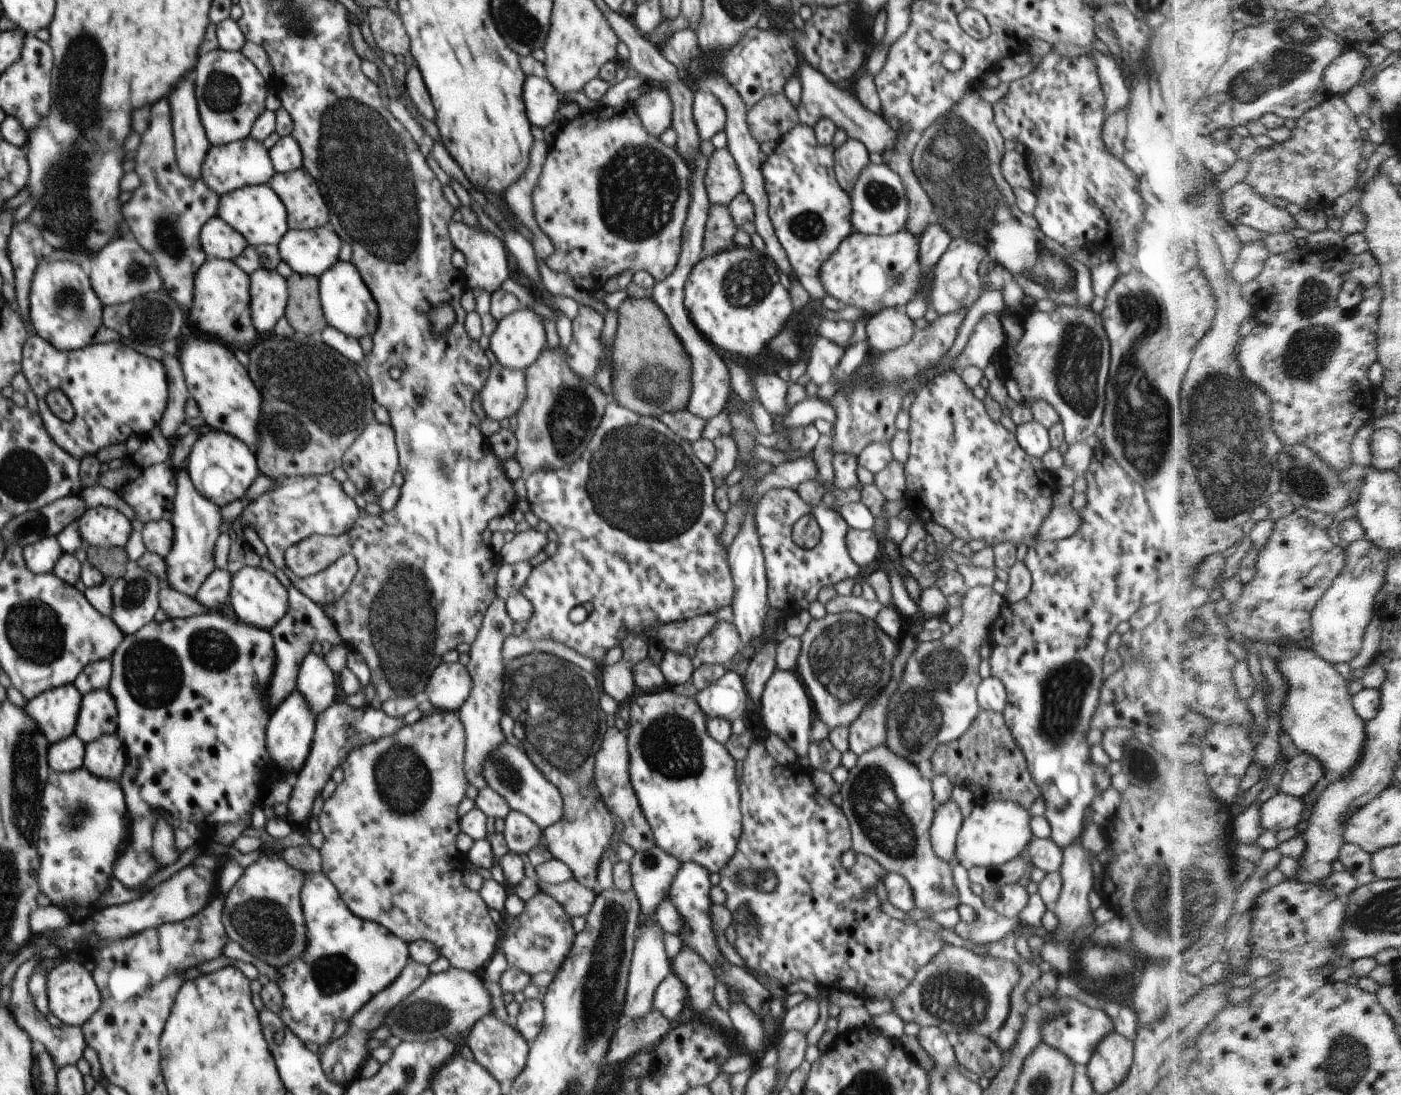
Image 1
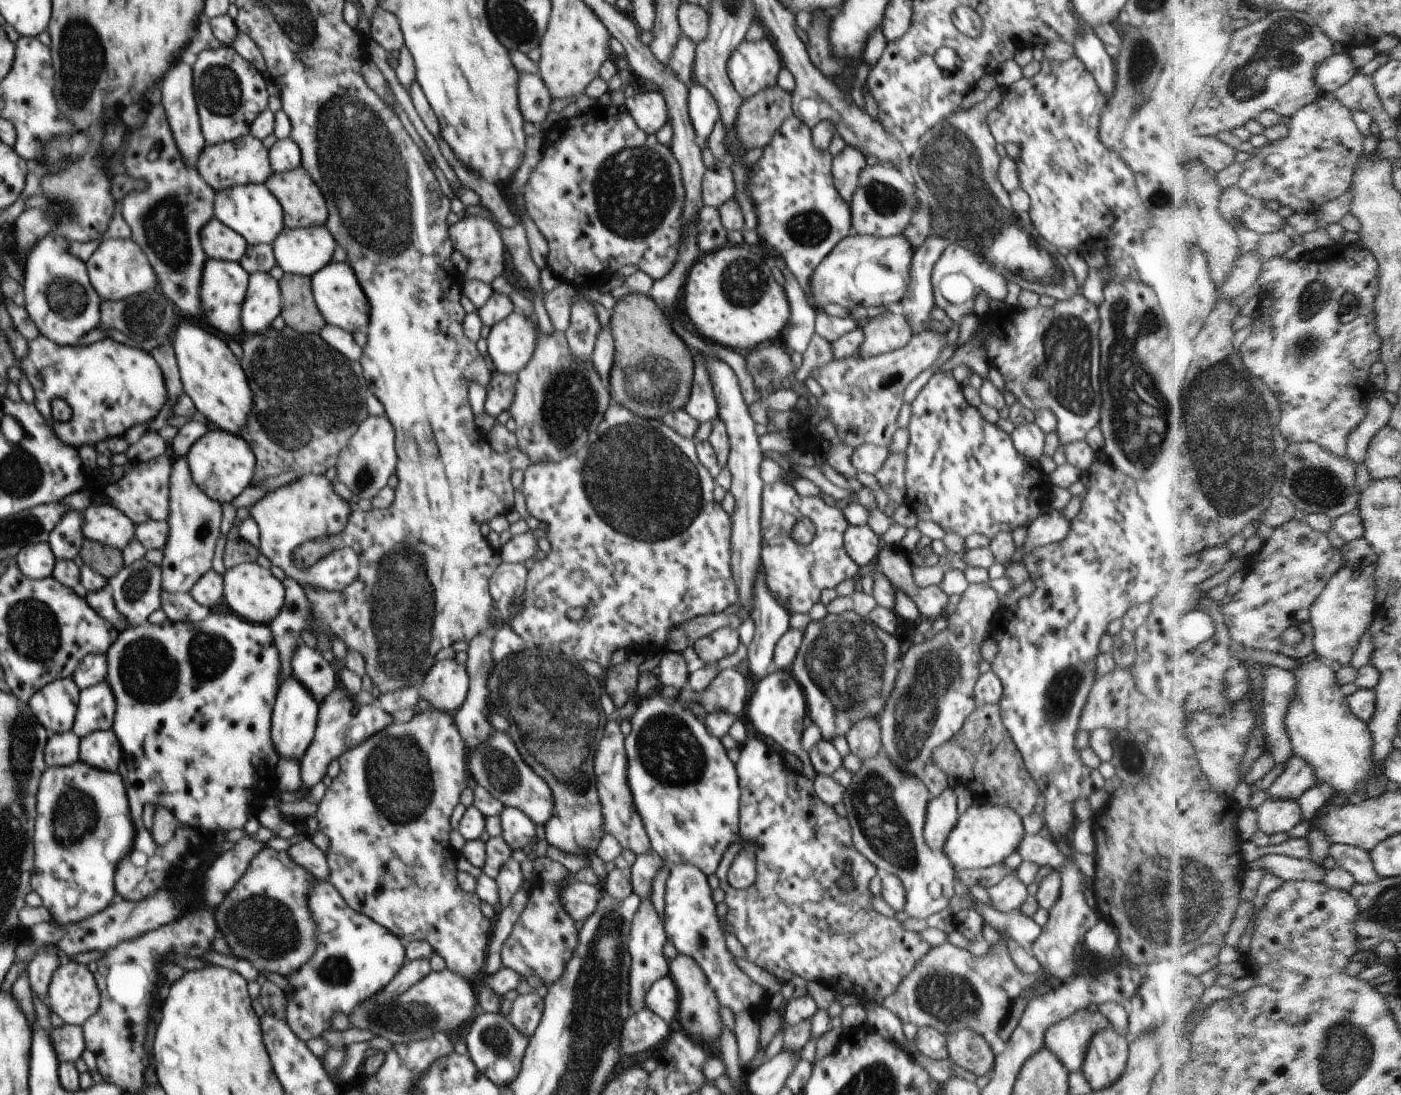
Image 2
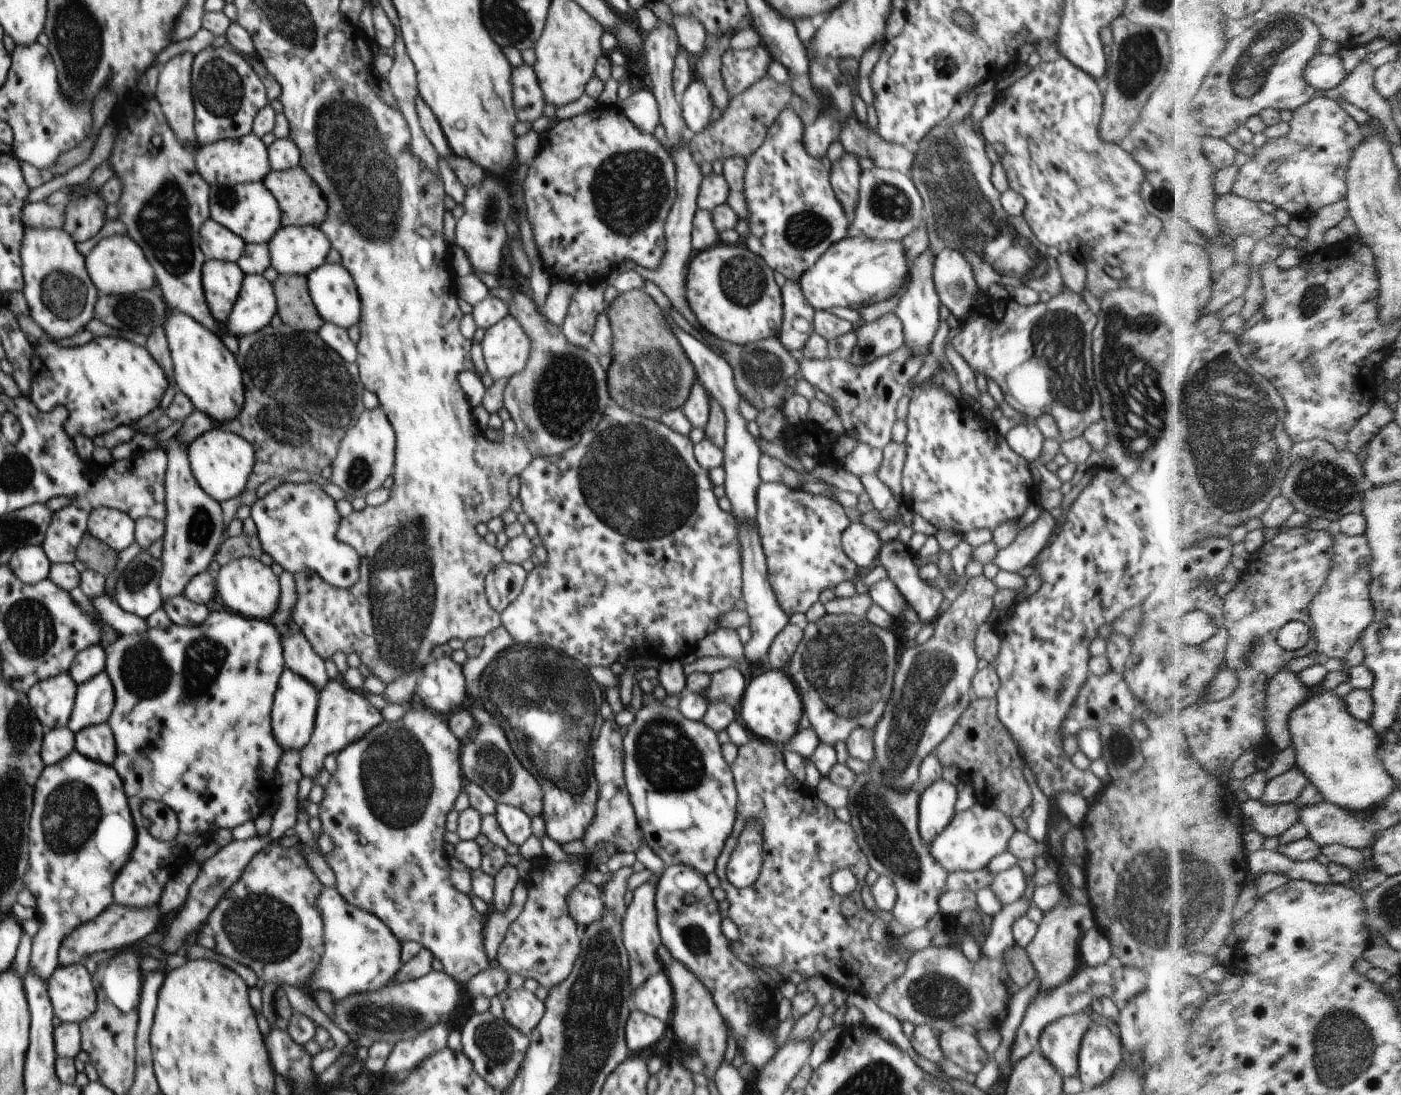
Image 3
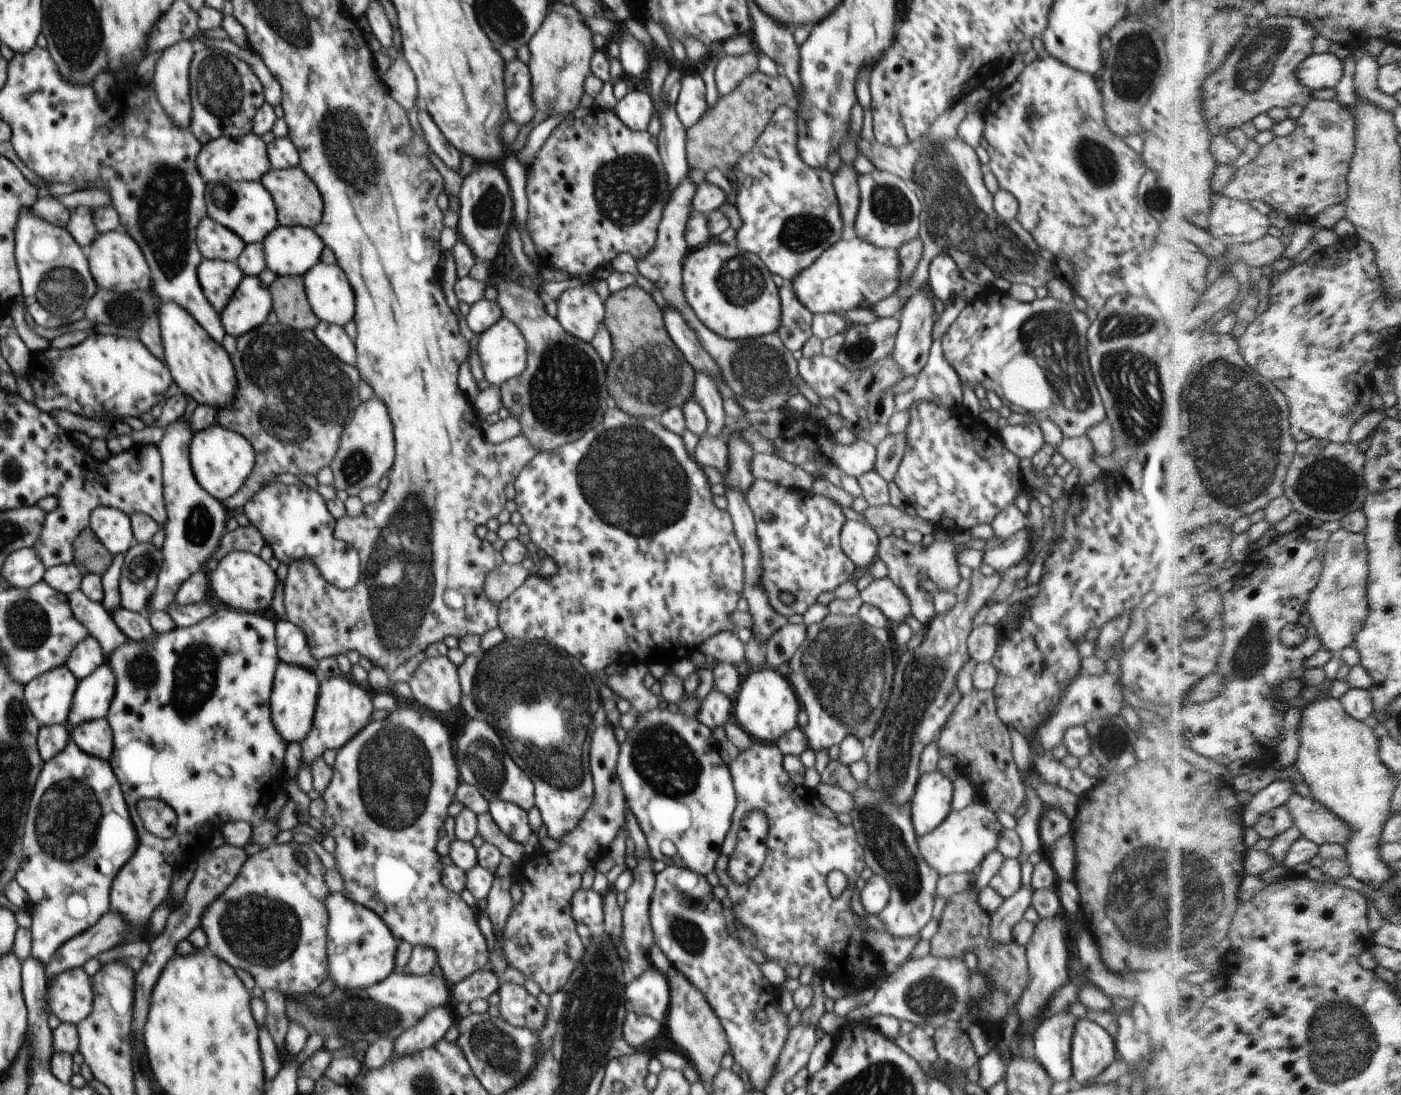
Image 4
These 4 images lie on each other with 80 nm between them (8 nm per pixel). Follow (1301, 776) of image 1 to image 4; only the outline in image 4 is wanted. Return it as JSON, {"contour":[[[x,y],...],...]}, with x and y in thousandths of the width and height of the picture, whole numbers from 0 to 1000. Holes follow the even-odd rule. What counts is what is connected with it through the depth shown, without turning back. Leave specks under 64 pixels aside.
{"contour":[[[914,710],[905,720],[896,725],[894,731],[889,736],[889,754],[894,755],[900,748],[901,744],[909,741],[912,737],[919,735],[926,725],[925,716],[920,711]]]}

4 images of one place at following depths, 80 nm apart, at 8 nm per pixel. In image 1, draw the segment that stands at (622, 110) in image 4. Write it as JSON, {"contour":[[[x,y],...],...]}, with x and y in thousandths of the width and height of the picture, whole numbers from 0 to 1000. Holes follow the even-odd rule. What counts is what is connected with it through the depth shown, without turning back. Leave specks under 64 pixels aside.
{"contour":[[[473,79],[458,87],[451,93],[460,117],[468,125],[479,117],[480,93],[478,85]]]}

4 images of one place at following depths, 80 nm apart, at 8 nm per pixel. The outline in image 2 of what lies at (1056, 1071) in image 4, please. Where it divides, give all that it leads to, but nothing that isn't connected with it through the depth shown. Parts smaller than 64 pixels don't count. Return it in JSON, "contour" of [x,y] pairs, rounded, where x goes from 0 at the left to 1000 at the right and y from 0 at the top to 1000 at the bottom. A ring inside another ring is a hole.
{"contour":[[[767,922],[746,941],[746,955],[763,979],[771,978],[779,947],[792,937],[792,932],[785,923]]]}

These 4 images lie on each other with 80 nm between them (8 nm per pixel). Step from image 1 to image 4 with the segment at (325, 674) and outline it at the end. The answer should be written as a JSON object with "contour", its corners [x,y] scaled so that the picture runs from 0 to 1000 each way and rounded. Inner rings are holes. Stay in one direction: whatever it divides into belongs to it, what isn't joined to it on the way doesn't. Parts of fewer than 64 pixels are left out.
{"contour":[[[199,565],[196,568],[196,576],[198,589],[198,599],[201,605],[211,607],[216,611],[221,611],[226,616],[229,616],[227,604],[222,596],[219,583],[215,574],[209,571],[207,567]]]}

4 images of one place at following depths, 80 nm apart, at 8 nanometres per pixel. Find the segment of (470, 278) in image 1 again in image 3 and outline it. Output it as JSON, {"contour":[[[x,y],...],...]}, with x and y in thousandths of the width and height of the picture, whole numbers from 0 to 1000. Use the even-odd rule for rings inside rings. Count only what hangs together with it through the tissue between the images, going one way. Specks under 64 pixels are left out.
{"contour":[[[348,160],[346,165],[342,171],[333,172],[333,181],[330,187],[333,191],[331,196],[326,201],[325,208],[325,223],[327,224],[334,234],[336,239],[338,248],[340,251],[343,250],[355,250],[357,247],[357,239],[358,239],[358,228],[363,217],[360,209],[360,202],[364,194],[364,187],[365,185],[366,176],[361,174],[360,170],[356,166],[355,163],[351,163]]]}

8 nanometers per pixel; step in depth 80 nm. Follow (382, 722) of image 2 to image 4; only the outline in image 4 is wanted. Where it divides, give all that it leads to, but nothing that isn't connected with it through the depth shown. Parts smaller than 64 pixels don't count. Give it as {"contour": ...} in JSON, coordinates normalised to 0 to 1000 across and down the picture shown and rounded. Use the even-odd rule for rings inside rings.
{"contour":[[[243,616],[240,619],[228,619],[228,635],[225,647],[223,665],[215,678],[215,696],[223,700],[233,685],[244,683],[252,672],[254,672],[266,658],[266,632],[253,624],[250,618]]]}

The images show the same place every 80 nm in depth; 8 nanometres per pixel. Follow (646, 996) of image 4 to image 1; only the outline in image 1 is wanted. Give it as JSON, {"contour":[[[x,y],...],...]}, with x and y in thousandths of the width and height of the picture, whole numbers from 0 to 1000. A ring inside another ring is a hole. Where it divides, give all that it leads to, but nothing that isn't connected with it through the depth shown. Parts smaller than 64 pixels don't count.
{"contour":[[[483,889],[476,889],[468,901],[466,921],[480,932],[485,928],[490,916],[491,916],[490,900]]]}

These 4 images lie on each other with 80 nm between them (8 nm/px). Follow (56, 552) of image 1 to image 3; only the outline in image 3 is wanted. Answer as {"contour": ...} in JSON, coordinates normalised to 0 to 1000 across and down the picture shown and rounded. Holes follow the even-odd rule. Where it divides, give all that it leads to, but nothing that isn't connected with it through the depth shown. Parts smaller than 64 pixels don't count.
{"contour":[[[20,498],[9,507],[6,517],[17,533],[24,533],[31,530],[36,520],[36,511],[30,498]]]}

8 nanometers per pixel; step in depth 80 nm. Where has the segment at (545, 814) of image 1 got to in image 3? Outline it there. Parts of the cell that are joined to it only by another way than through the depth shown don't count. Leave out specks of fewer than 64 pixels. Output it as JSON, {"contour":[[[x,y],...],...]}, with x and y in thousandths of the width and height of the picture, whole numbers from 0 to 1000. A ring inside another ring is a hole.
{"contour":[[[344,661],[343,668],[338,676],[333,675],[333,681],[329,679],[328,698],[333,714],[339,714],[348,724],[348,727],[354,733],[360,733],[373,740],[378,747],[387,746],[388,743],[388,721],[383,711],[373,700],[368,689],[367,683],[364,683],[364,676],[361,676],[361,668],[357,663],[351,661]]]}

